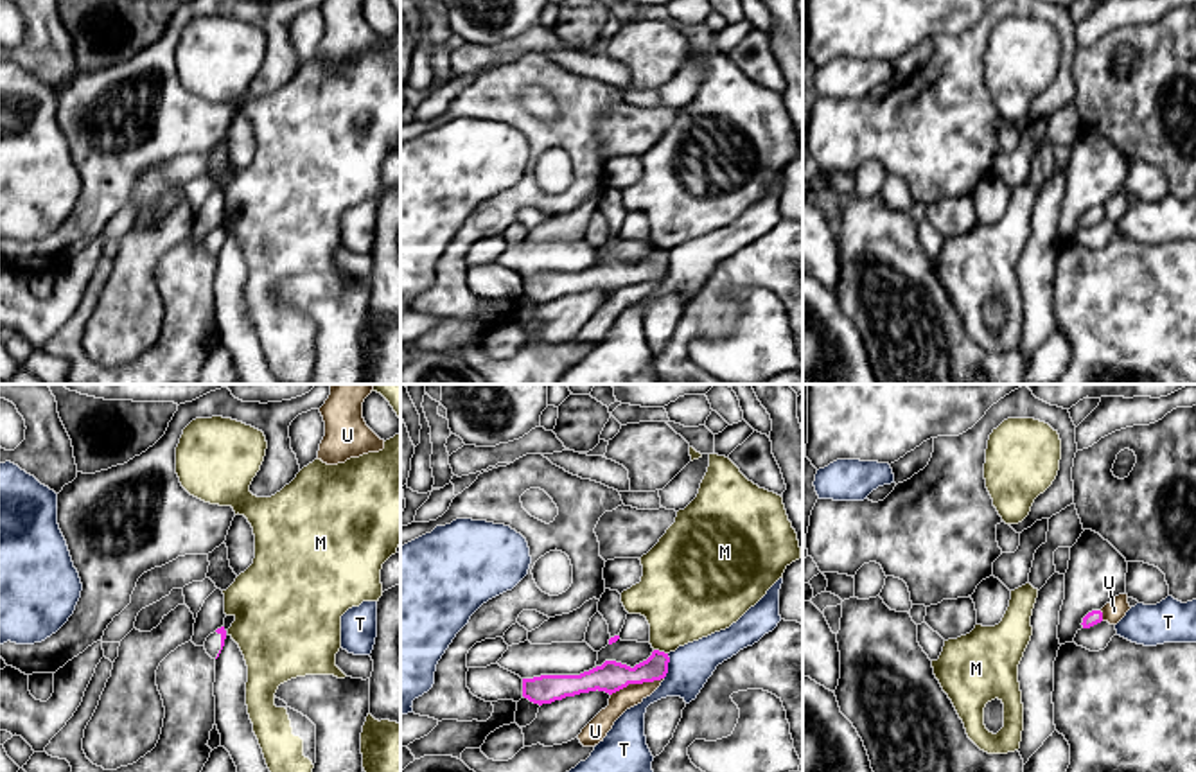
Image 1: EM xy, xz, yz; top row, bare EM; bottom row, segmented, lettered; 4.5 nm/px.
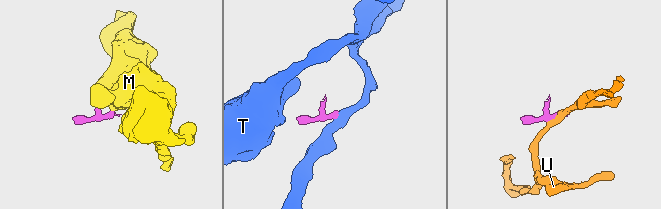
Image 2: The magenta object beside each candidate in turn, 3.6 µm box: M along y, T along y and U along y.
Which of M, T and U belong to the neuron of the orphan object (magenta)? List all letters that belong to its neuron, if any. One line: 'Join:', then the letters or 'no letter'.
Join: no letter

